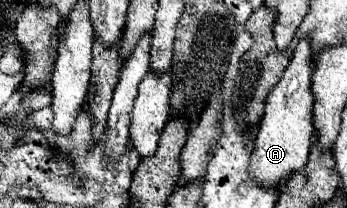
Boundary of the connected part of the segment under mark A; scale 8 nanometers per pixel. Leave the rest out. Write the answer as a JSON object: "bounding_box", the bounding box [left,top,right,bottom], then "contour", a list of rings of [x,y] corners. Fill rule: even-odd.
{"bounding_box":[250,36,316,188],"contour":[[[304,36],[298,46],[294,48],[292,60],[286,66],[286,70],[280,76],[280,82],[274,86],[274,90],[266,98],[264,116],[258,126],[254,152],[250,160],[250,172],[258,180],[258,184],[264,184],[262,188],[284,184],[294,170],[304,168],[310,146],[312,146],[312,72],[316,66],[316,58],[310,46],[308,36]]]}

